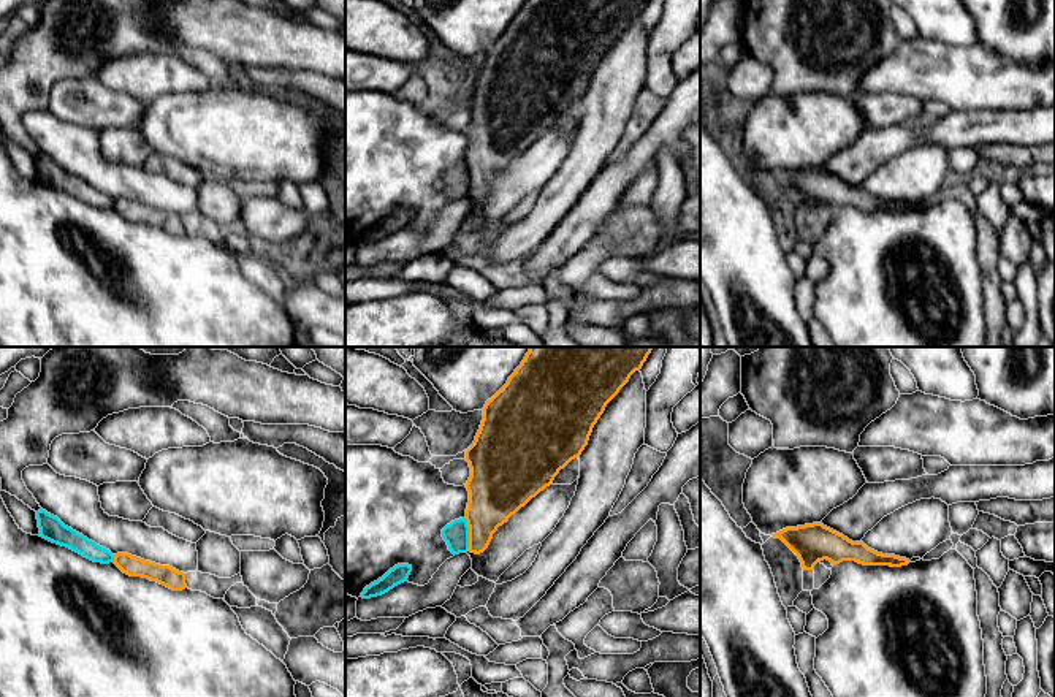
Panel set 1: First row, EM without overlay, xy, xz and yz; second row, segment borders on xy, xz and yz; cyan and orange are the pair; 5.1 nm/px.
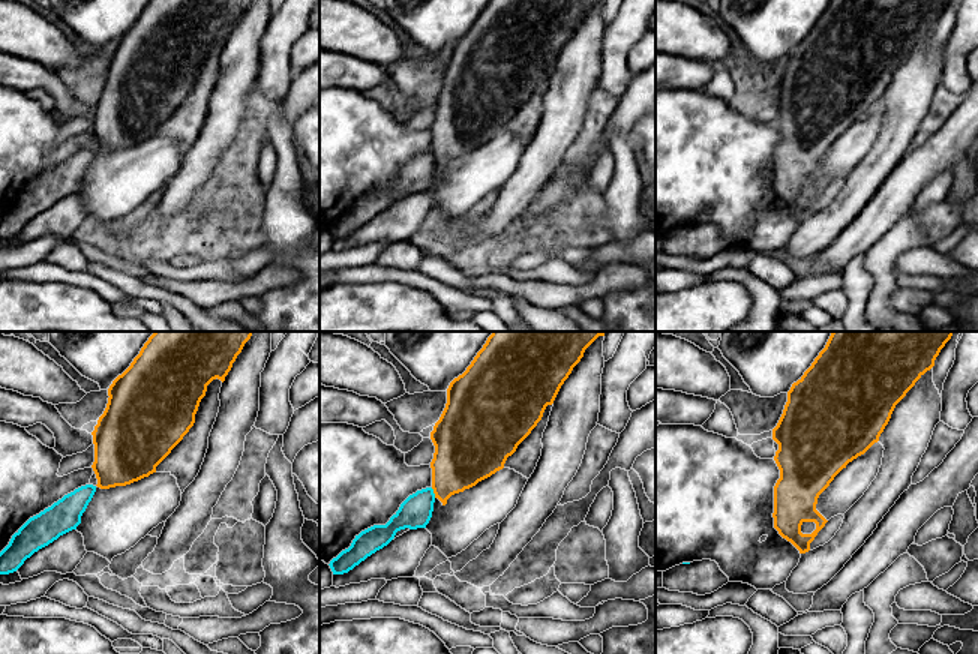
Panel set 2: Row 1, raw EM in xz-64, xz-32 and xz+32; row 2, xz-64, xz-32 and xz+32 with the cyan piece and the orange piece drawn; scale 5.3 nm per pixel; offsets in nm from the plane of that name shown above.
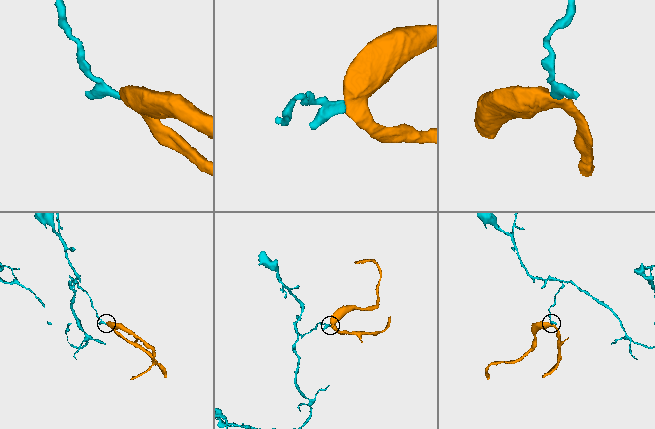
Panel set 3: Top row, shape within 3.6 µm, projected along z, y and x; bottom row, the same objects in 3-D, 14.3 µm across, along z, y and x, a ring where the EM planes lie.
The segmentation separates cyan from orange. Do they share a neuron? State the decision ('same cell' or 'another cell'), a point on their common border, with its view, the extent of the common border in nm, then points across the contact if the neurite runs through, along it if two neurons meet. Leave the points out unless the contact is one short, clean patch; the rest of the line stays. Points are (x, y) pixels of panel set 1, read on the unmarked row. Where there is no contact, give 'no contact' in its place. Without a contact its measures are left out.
another cell; meets cyan in xz at (468, 179); contact 170 nm long; border along xz (464, 163), (469, 195)

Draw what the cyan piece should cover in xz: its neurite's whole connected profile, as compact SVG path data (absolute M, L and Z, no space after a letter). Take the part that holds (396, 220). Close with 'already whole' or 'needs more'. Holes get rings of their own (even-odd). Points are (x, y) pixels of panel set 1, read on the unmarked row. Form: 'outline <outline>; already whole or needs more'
outline M398 209L393 214L390 214L382 223L366 231L360 242L371 244L382 241L390 234L393 234L394 231L404 228L409 223L410 217L412 211Z; already whole

